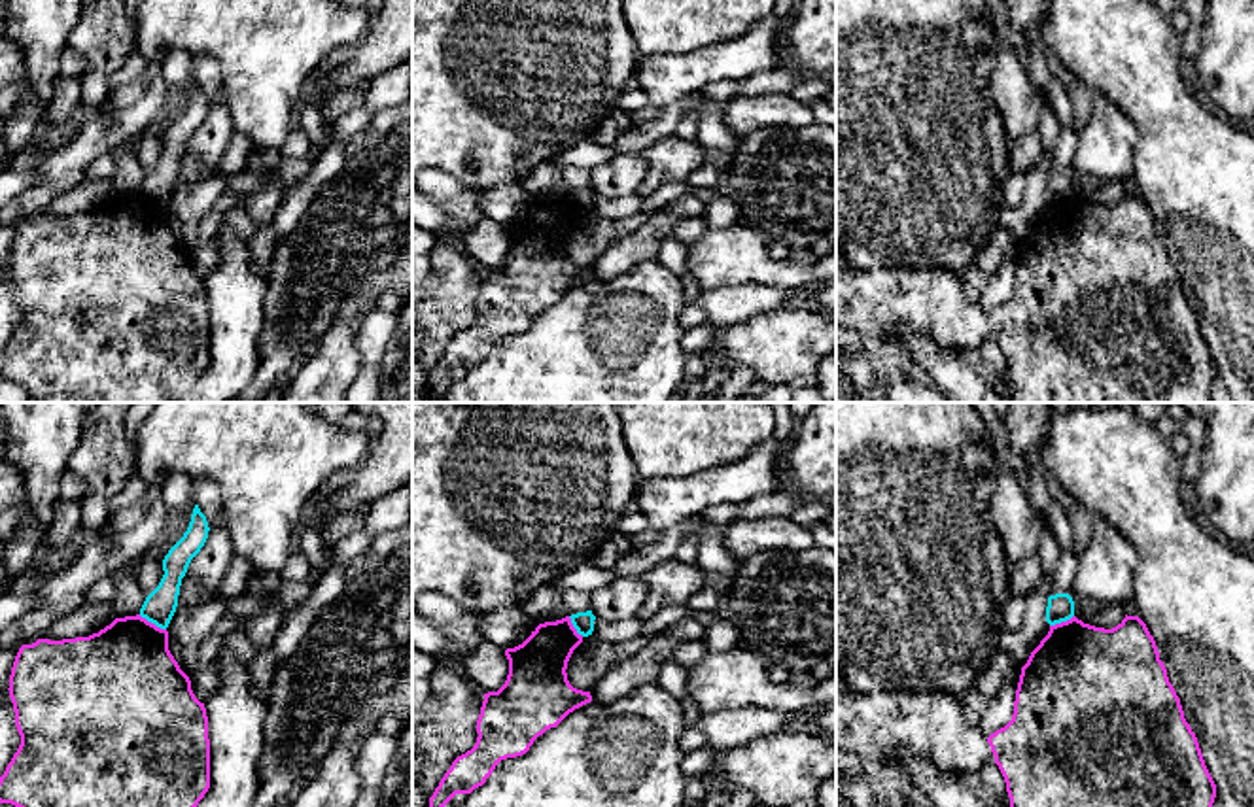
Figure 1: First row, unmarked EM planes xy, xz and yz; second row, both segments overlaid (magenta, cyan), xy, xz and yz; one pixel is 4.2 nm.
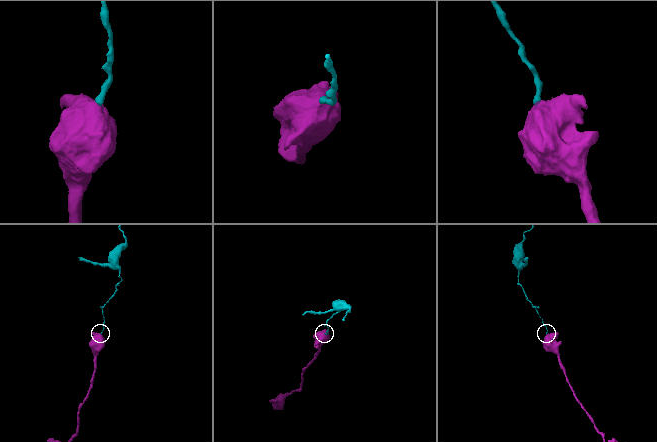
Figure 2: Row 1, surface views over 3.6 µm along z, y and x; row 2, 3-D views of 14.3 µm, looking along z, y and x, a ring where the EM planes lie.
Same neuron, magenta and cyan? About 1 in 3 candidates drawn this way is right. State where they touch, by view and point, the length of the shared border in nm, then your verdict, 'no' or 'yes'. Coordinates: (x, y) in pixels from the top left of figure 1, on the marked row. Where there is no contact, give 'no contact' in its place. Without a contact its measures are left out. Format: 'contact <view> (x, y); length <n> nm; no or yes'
contact xy (150, 622); length 140 nm; no

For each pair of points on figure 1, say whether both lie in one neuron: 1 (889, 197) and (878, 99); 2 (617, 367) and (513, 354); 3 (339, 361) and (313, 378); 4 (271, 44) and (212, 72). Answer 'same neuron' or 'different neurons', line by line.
1: same neuron
2: same neuron
3: same neuron
4: different neurons

